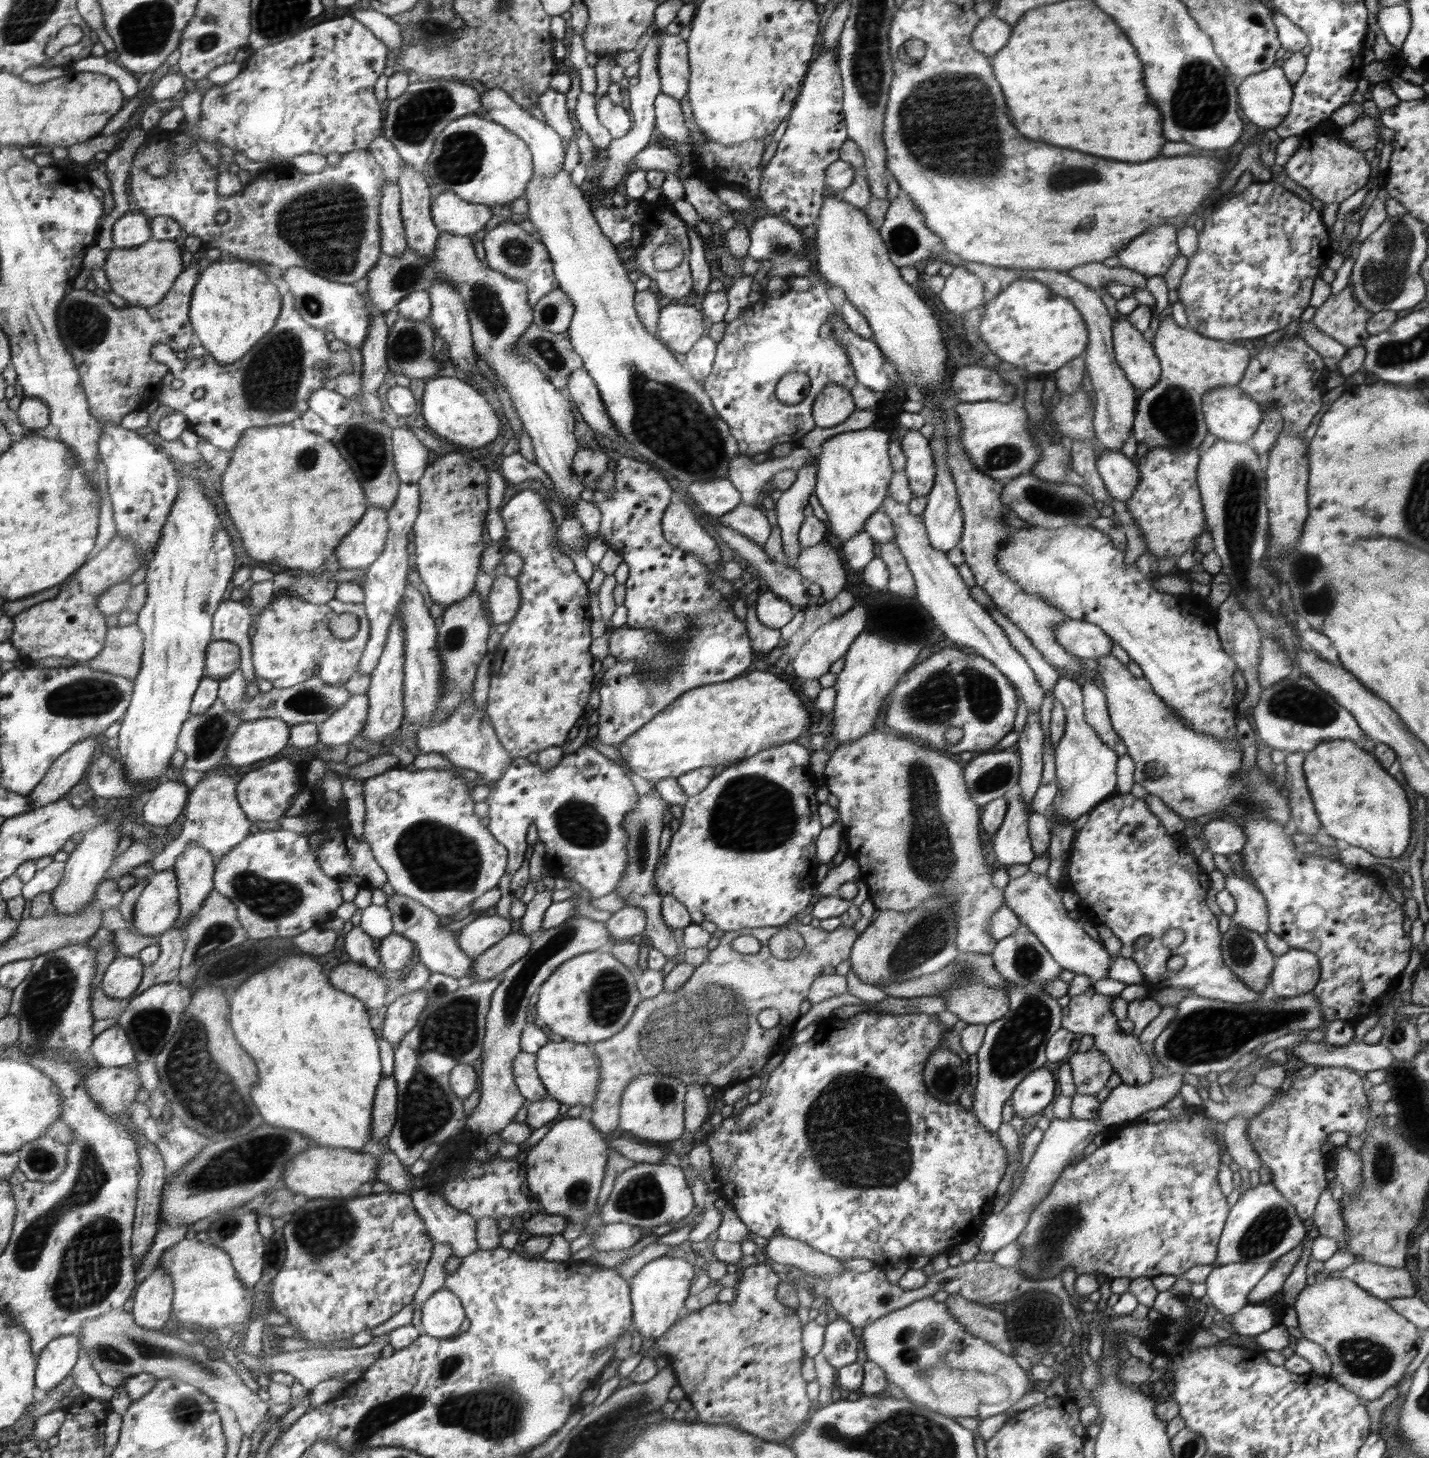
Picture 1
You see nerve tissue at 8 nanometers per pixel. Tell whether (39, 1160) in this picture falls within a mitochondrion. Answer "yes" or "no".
yes

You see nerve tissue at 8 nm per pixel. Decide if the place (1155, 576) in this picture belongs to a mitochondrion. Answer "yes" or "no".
no

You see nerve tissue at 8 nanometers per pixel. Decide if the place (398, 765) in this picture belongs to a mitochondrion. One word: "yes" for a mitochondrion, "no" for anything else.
no

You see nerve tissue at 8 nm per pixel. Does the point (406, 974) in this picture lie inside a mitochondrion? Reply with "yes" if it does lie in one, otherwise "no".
no

